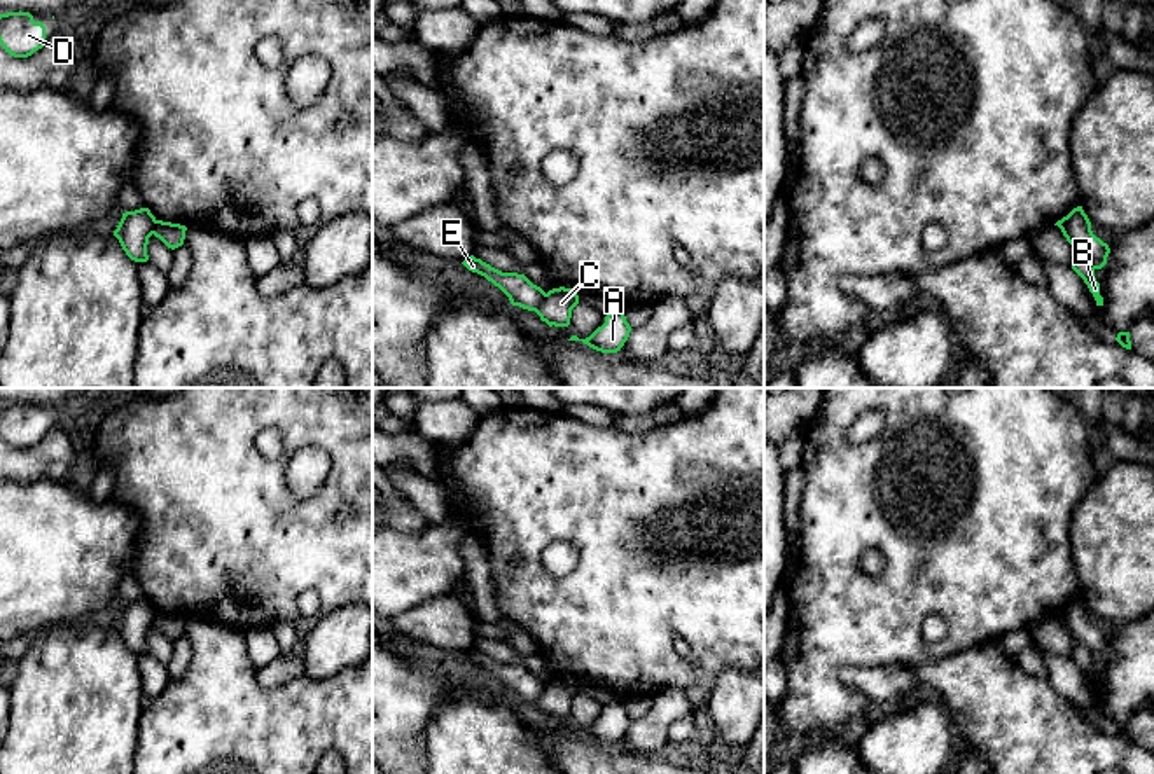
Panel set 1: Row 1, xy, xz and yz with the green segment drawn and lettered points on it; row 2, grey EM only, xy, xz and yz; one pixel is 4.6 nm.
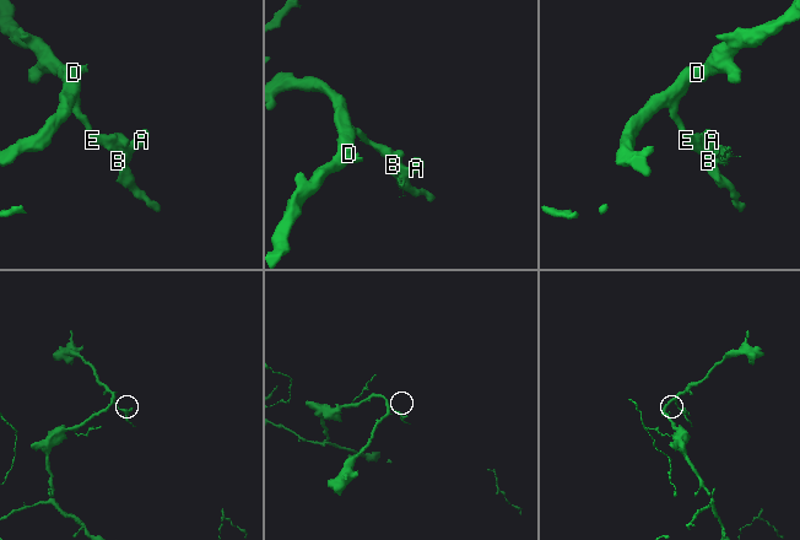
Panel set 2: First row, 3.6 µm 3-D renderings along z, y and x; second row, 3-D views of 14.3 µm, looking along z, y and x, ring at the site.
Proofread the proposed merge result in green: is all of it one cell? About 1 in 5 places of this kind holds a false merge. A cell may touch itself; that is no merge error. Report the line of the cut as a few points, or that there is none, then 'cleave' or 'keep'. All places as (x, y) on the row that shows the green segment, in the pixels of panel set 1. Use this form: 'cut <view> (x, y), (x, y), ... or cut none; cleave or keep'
cut yz (1074, 247), (1088, 259), (1093, 269); cleave

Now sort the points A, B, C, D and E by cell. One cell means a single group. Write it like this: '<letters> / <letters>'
A C / B D E

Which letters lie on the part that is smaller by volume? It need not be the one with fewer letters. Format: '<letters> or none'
A, C

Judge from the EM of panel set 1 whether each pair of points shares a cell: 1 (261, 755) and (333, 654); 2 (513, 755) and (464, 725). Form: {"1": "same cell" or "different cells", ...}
{"1": "different cells", "2": "same cell"}

